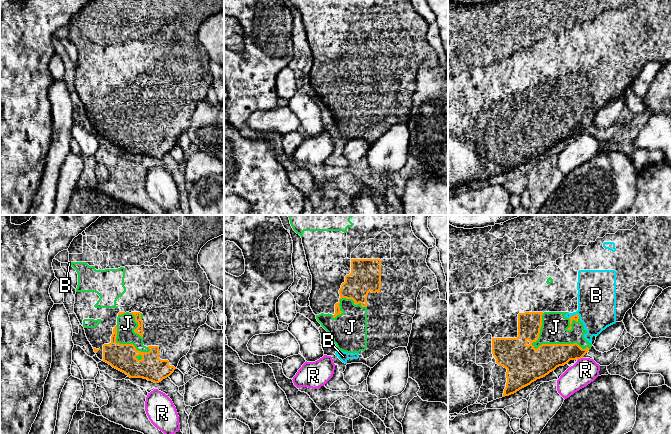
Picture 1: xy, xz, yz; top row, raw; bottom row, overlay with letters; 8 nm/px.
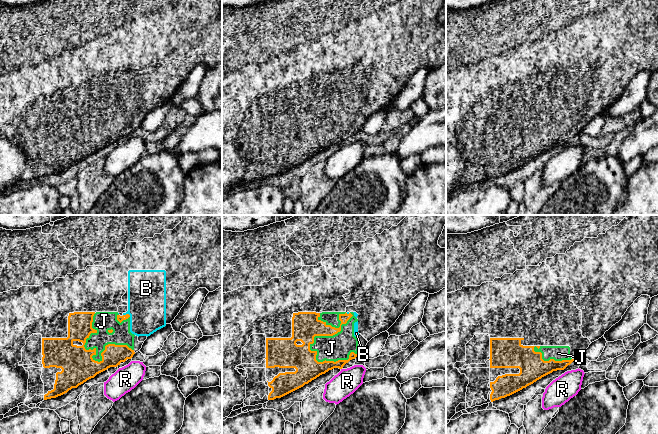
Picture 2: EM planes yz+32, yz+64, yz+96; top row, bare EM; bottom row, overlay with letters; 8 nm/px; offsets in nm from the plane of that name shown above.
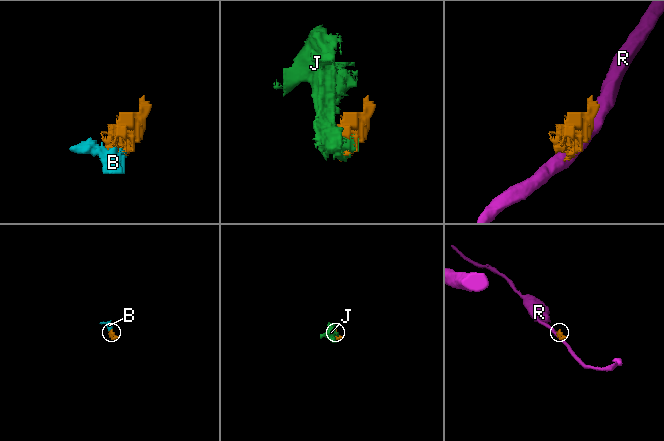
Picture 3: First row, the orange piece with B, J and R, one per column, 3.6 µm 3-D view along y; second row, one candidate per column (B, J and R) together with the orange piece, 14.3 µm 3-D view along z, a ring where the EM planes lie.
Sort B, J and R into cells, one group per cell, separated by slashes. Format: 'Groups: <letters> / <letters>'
Groups: B J / R

